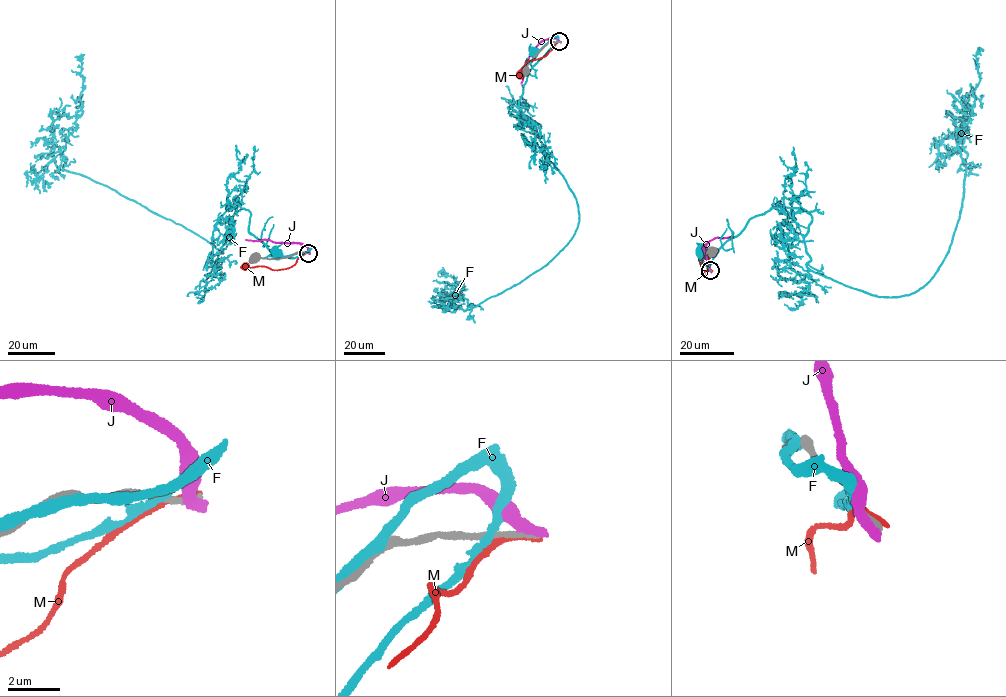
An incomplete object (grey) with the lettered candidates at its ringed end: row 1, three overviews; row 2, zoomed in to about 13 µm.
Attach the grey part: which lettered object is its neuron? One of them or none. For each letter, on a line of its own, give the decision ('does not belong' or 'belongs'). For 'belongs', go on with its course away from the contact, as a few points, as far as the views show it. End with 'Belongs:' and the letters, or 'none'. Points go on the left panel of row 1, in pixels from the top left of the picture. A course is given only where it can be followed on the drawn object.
F: does not belong
J: belongs; course (308, 253), (308, 248), (298, 243), (245, 240)
M: does not belong
Belongs: J

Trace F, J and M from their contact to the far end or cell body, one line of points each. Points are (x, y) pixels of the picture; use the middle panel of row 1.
F: (557, 41), (557, 36), (550, 38), (533, 51)
J: (559, 41), (553, 38), (540, 41), (530, 54), (521, 83)
M: (559, 42), (544, 56), (525, 62), (520, 74)

